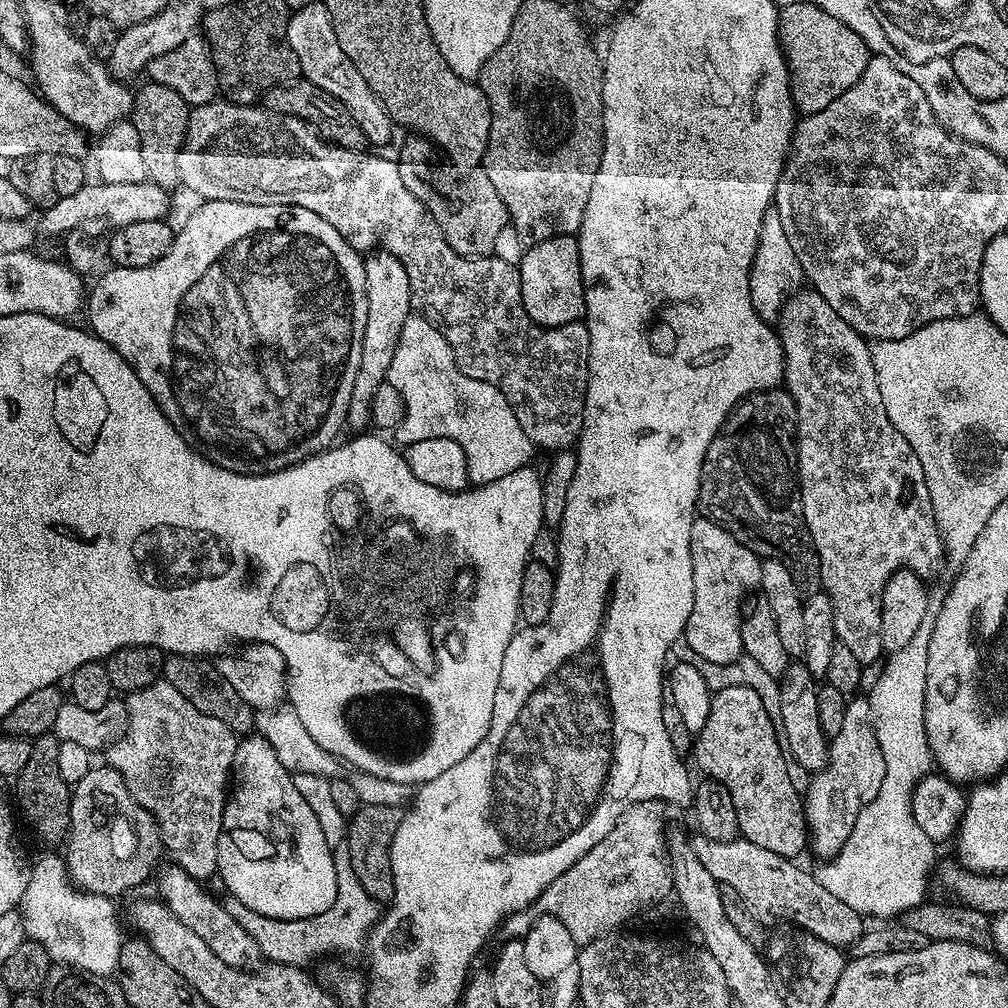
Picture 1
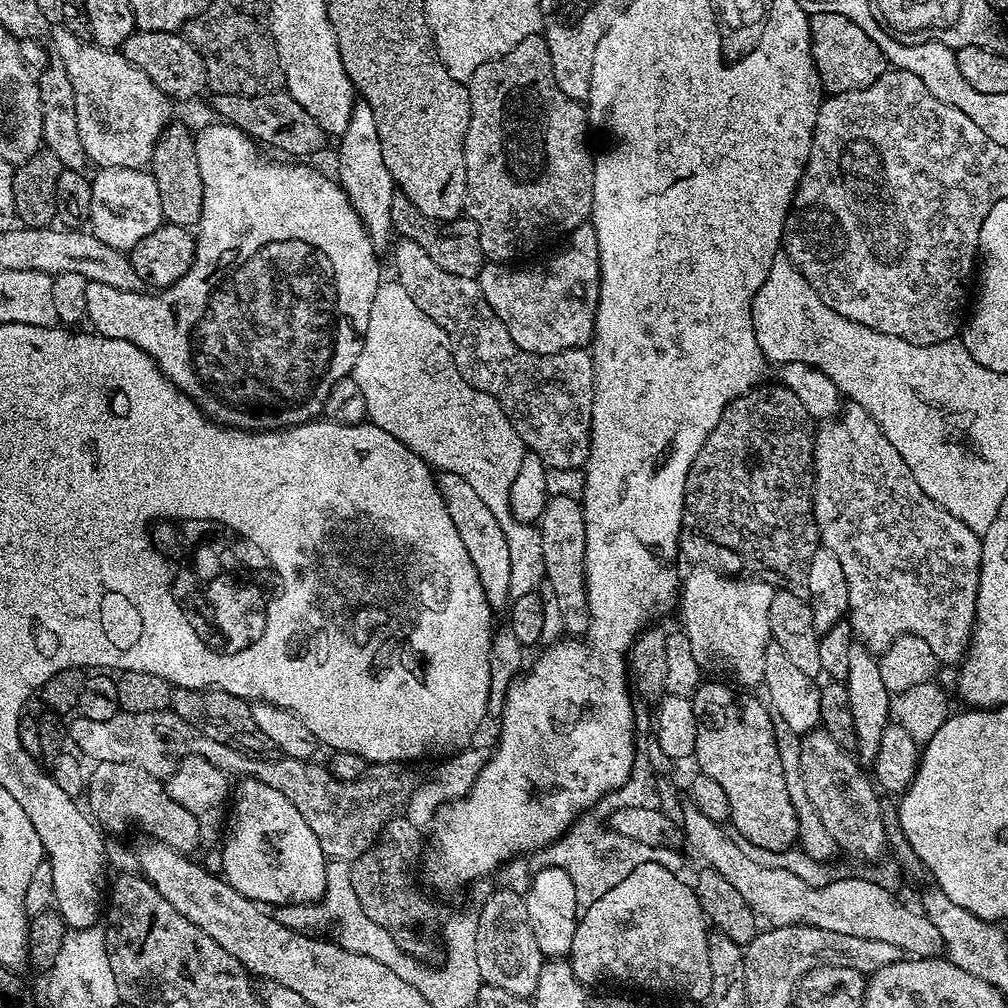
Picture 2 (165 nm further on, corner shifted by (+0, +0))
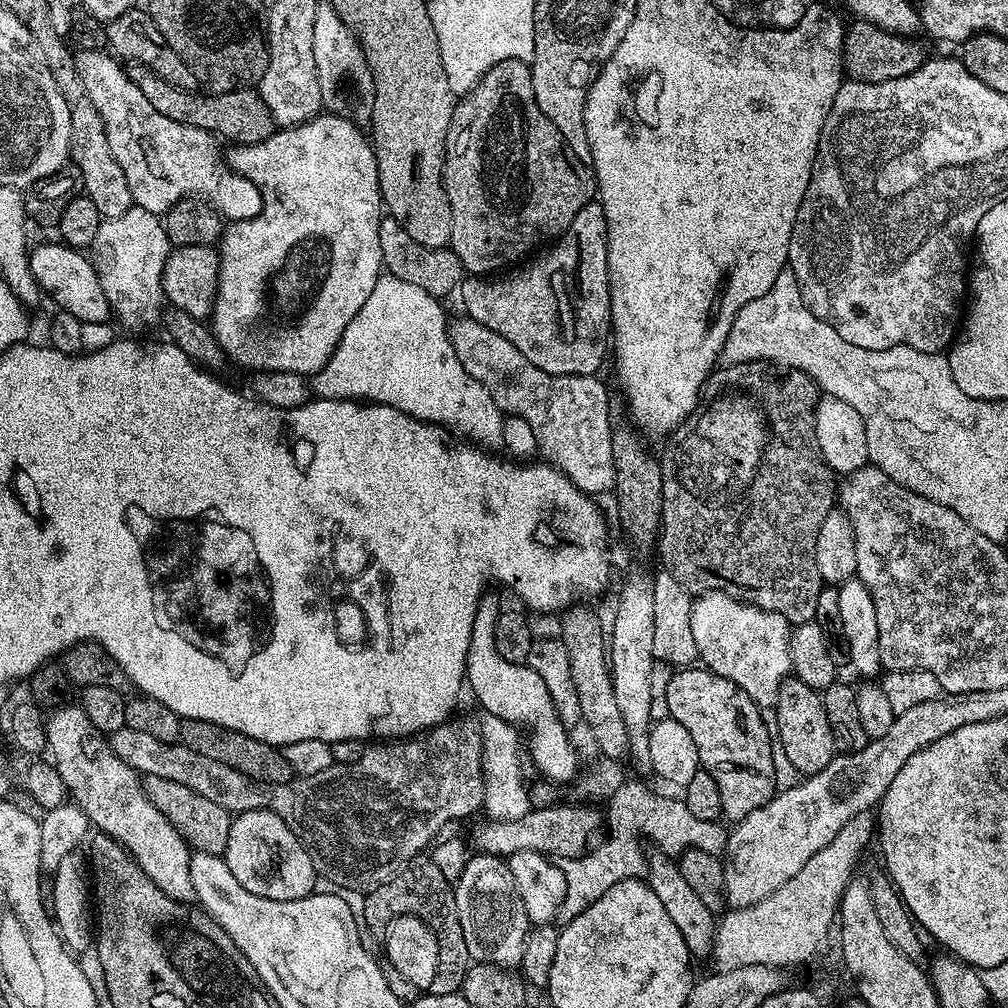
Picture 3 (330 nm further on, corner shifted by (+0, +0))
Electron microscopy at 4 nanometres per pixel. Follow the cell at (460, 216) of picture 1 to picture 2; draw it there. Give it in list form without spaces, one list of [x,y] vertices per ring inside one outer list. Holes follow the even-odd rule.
[[[399,190],[394,194],[390,214],[392,215],[393,229],[403,239],[413,240],[422,245],[430,254],[430,258],[434,258],[434,262],[438,262],[438,266],[442,266],[442,270],[446,270],[450,274],[458,274],[462,278],[479,277],[480,270],[486,261],[478,234],[478,226],[473,220],[461,218],[441,224],[430,222],[416,209],[414,202],[410,202],[410,198],[404,196],[404,193]]]

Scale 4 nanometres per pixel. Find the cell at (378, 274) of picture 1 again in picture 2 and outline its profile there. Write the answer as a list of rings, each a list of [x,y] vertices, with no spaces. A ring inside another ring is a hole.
[[[363,102],[357,103],[352,109],[352,117],[346,126],[344,135],[339,137],[340,153],[336,156],[336,172],[338,183],[350,198],[374,250],[378,254],[393,243],[394,229],[390,206],[394,202],[397,186],[392,180],[390,170],[386,170],[386,162],[382,159],[382,142],[378,134],[378,126],[374,122],[374,114],[370,106]]]

